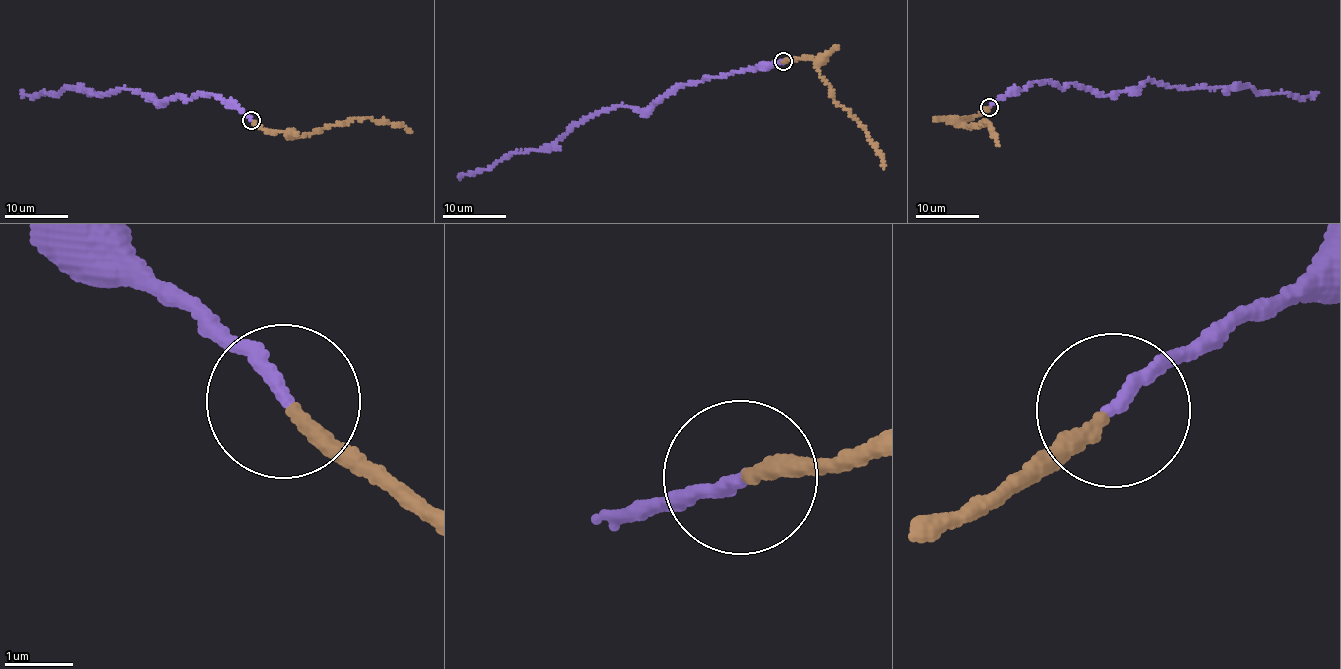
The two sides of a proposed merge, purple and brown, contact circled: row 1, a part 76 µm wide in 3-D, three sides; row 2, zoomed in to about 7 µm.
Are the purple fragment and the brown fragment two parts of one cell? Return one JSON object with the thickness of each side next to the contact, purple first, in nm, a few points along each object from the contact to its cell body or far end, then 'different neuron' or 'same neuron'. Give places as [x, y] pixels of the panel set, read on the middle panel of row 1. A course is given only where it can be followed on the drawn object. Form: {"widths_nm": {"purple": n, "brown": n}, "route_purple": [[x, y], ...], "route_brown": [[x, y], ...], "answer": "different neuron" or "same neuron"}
{"widths_nm": {"purple": 180, "brown": 220}, "route_purple": [[783, 60], [683, 83], [643, 111], [620, 105], [584, 118], [552, 146], [511, 153], [460, 179]], "route_brown": [[783, 60], [815, 59], [832, 98], [868, 135], [883, 167]], "answer": "same neuron"}

